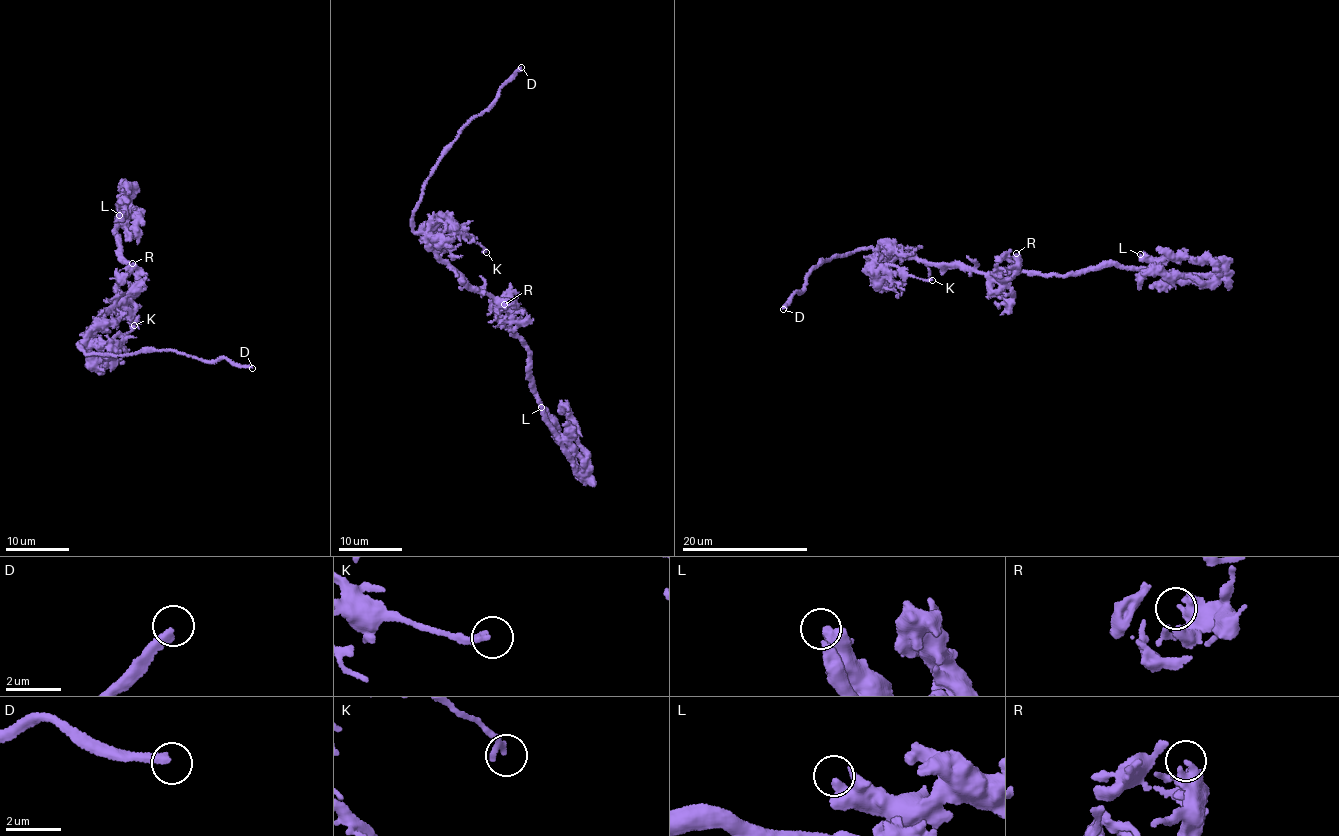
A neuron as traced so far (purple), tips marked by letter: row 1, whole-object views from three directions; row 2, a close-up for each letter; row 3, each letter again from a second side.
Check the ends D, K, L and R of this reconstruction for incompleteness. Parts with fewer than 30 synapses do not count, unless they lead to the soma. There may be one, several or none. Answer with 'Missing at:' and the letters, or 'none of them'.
Missing at: D

